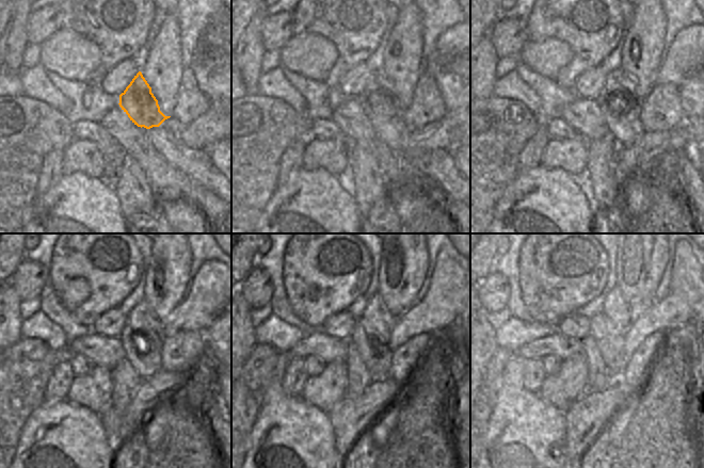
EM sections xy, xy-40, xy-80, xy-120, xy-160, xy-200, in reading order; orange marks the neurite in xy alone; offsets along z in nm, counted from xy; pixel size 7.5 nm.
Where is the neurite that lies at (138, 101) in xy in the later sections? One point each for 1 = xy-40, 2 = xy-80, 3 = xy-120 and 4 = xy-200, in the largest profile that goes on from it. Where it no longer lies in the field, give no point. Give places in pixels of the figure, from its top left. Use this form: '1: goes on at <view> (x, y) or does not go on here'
1: goes on at xy-40 (378, 97)
2: goes on at xy-80 (618, 82)
3: goes on at xy-120 (141, 320)
4: goes on at xy-200 (616, 308)

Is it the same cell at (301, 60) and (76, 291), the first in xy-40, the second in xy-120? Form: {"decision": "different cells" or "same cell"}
{"decision": "same cell"}

